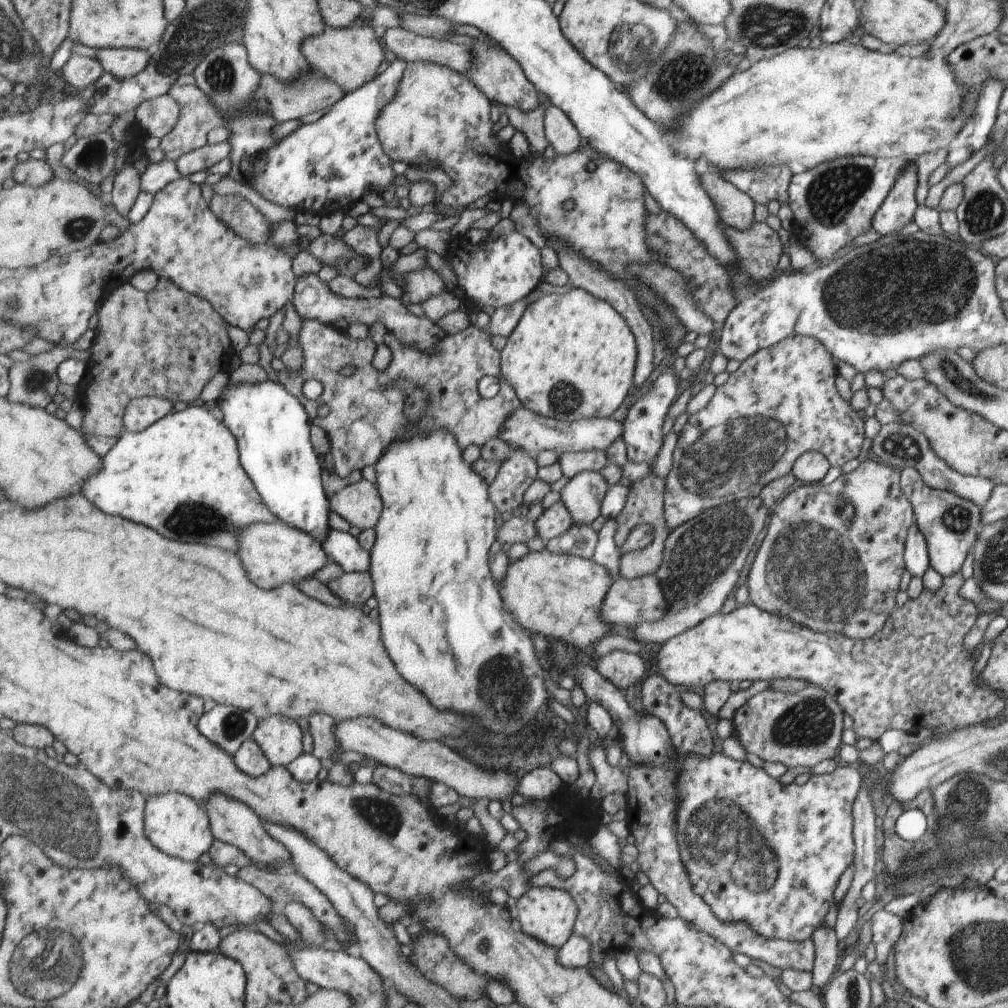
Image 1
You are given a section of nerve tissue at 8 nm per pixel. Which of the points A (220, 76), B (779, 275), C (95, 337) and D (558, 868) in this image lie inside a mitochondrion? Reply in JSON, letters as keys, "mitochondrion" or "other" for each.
{"A":"mitochondrion","B":"other","C":"other","D":"mitochondrion"}

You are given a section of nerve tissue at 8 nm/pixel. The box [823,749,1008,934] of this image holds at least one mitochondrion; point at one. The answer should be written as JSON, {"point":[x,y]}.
{"point":[965,794]}

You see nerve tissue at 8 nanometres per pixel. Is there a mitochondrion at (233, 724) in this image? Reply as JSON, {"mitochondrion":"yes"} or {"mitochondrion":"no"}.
{"mitochondrion":"yes"}

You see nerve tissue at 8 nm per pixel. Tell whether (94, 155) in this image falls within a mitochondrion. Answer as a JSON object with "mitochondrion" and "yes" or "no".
{"mitochondrion":"yes"}

